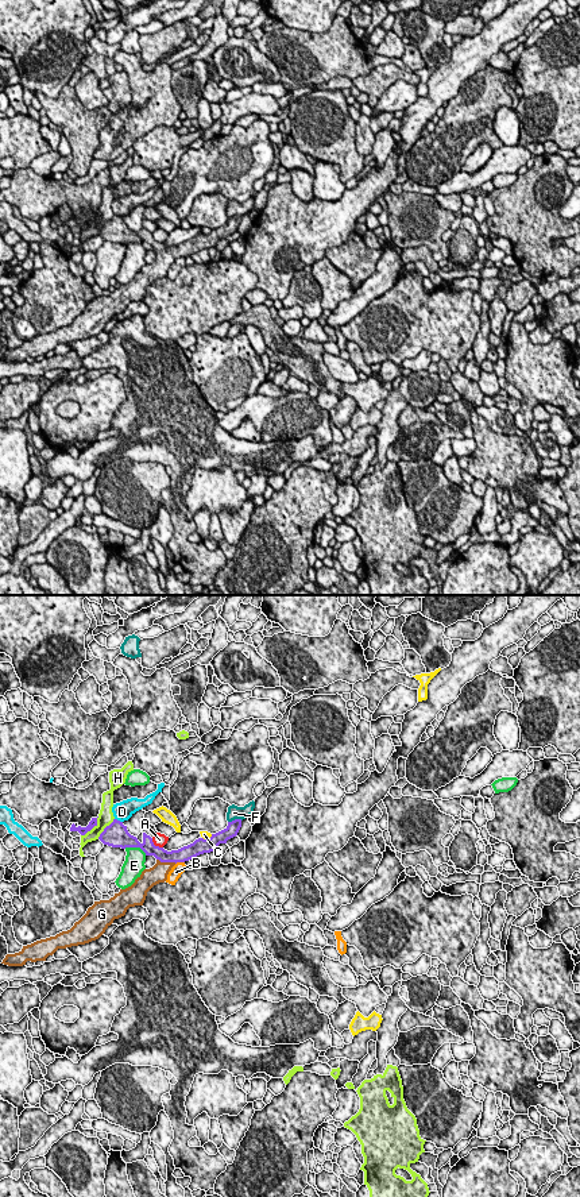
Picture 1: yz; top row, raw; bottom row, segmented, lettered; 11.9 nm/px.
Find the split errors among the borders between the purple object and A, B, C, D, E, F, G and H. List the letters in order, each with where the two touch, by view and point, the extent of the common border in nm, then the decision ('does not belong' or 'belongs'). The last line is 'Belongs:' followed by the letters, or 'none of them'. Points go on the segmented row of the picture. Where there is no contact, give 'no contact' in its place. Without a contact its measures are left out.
A: contact yz (154, 845); length 190 nm; does not belong
B: contact yz (180, 861); length 120 nm; does not belong
C: contact yz (207, 840); length 140 nm; does not belong
D: contact yz (119, 821); length 110 nm; does not belong
E: contact yz (135, 846); length 280 nm; does not belong
F: contact yz (235, 819); length 180 nm; does not belong
G: contact yz (166, 861); length 240 nm; belongs
H: contact yz (92, 827); length 320 nm; does not belong
Belongs: G

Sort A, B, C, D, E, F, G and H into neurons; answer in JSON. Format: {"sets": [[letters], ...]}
{"sets": [["A"], ["B"], ["C"], ["D"], ["E"], ["F"], ["G"], ["H"]]}

